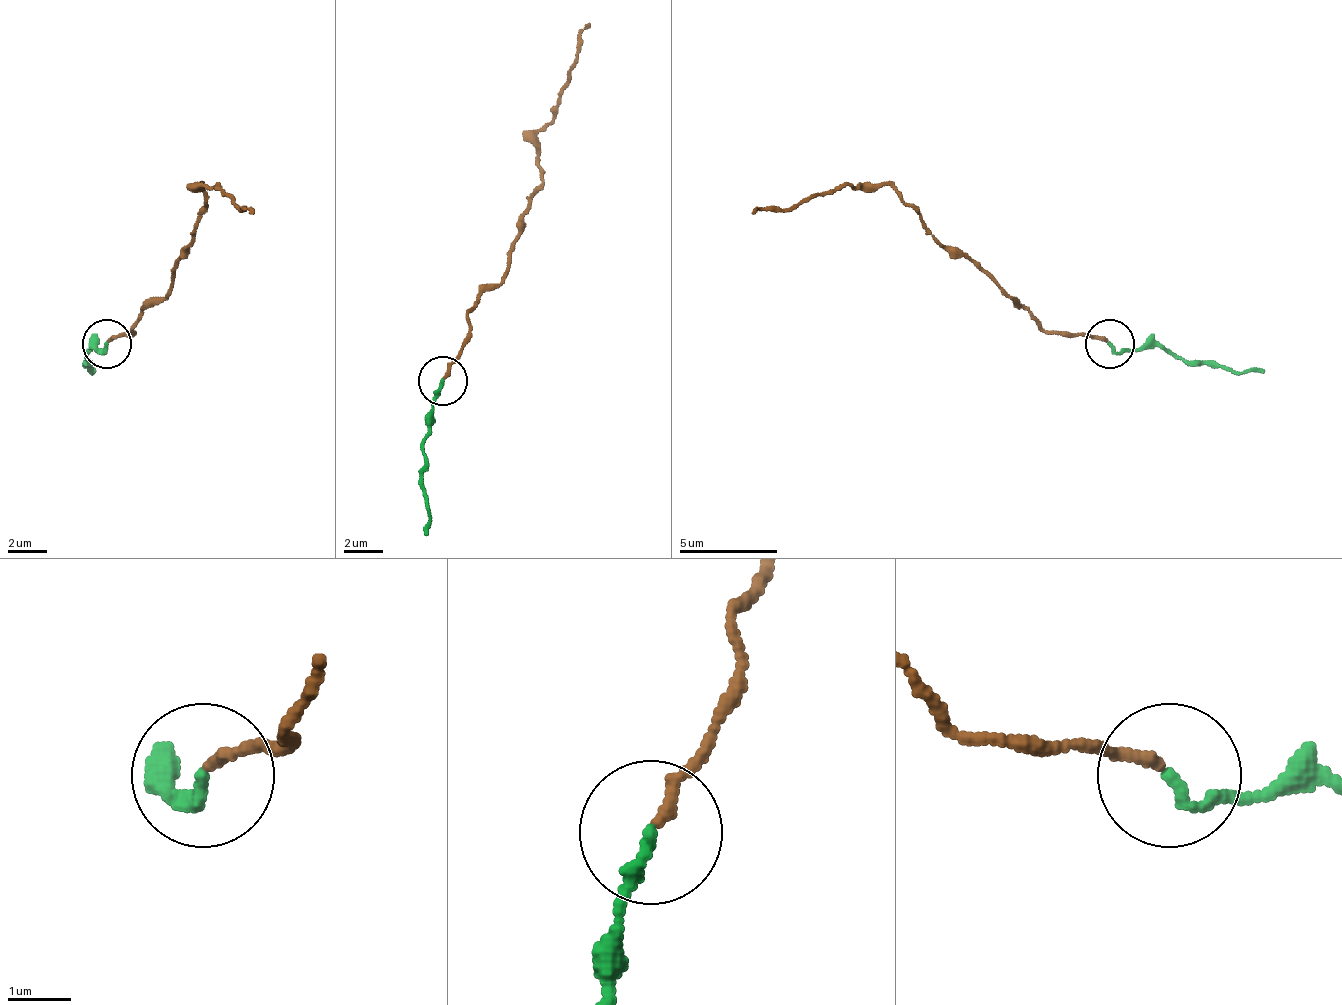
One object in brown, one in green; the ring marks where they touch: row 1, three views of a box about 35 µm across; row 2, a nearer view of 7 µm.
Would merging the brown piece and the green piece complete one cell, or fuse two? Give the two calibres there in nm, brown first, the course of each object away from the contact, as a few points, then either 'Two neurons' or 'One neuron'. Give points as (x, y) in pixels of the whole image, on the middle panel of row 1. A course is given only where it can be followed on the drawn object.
Thickness 180 nm (brown) against 170 nm. Course of brown: (441, 376), (470, 318), (505, 274), (529, 205), (539, 156), (539, 132), (588, 24). Course of green: (441, 381), (431, 435), (421, 445), (421, 494), (431, 509), (426, 533). Two neurons

